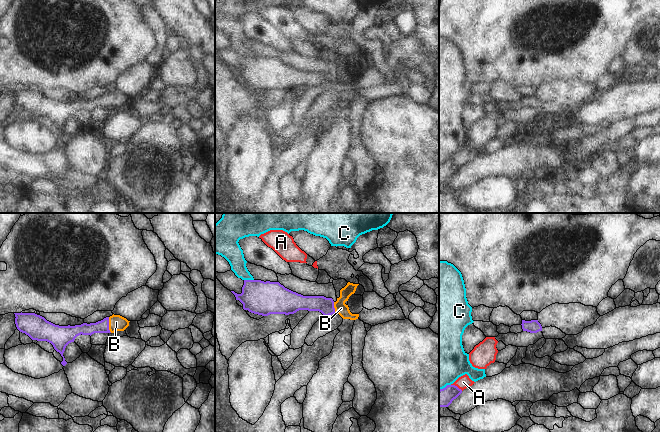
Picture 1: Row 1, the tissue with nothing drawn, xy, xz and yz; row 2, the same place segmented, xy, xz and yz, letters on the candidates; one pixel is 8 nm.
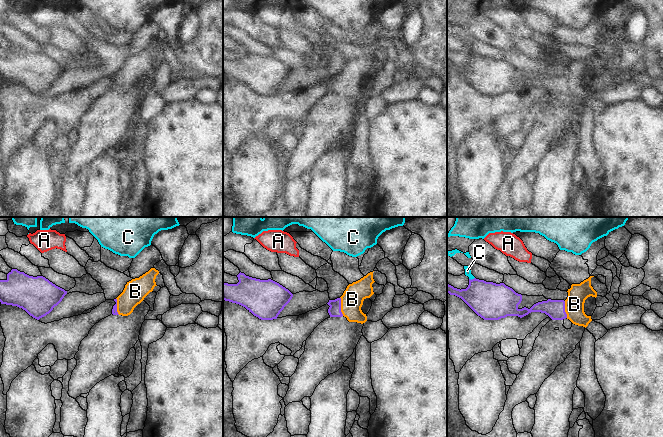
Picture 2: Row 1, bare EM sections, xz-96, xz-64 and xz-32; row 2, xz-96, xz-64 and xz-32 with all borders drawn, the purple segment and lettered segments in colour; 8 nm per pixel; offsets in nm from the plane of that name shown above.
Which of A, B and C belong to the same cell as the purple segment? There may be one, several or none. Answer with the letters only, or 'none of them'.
B

